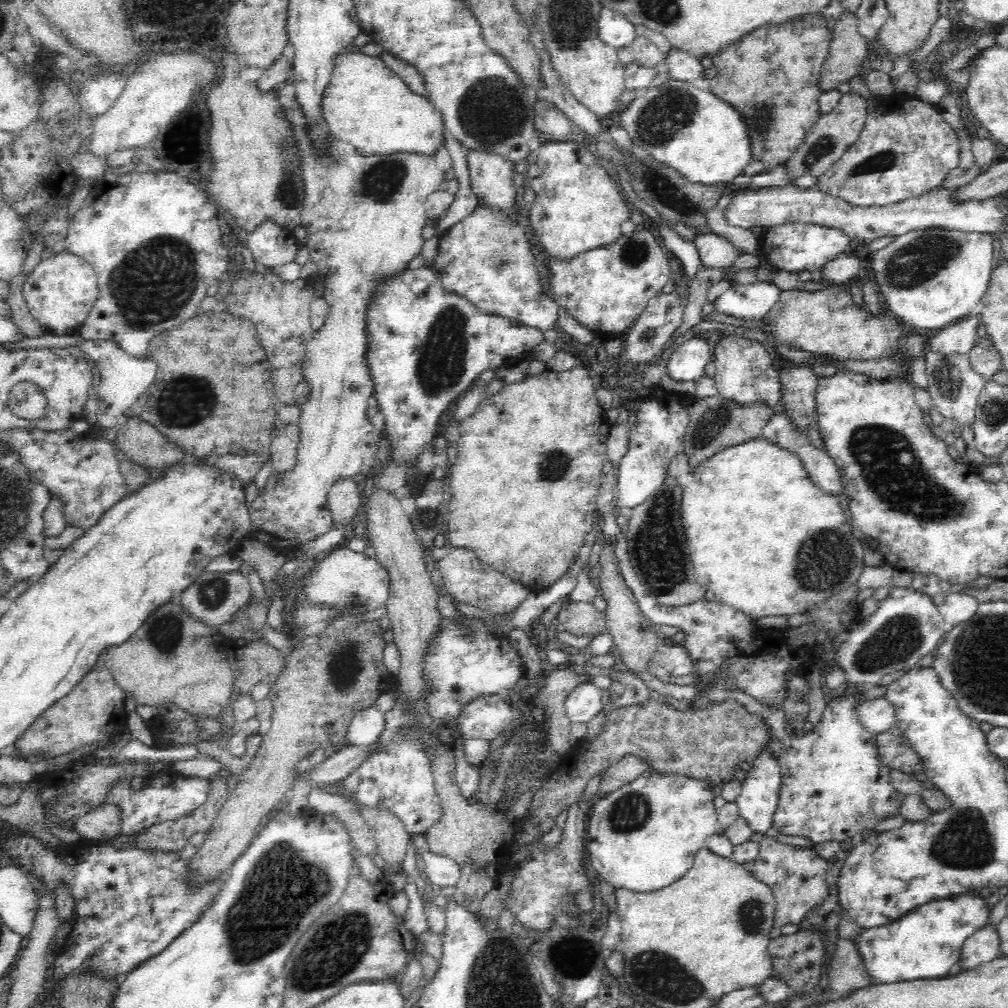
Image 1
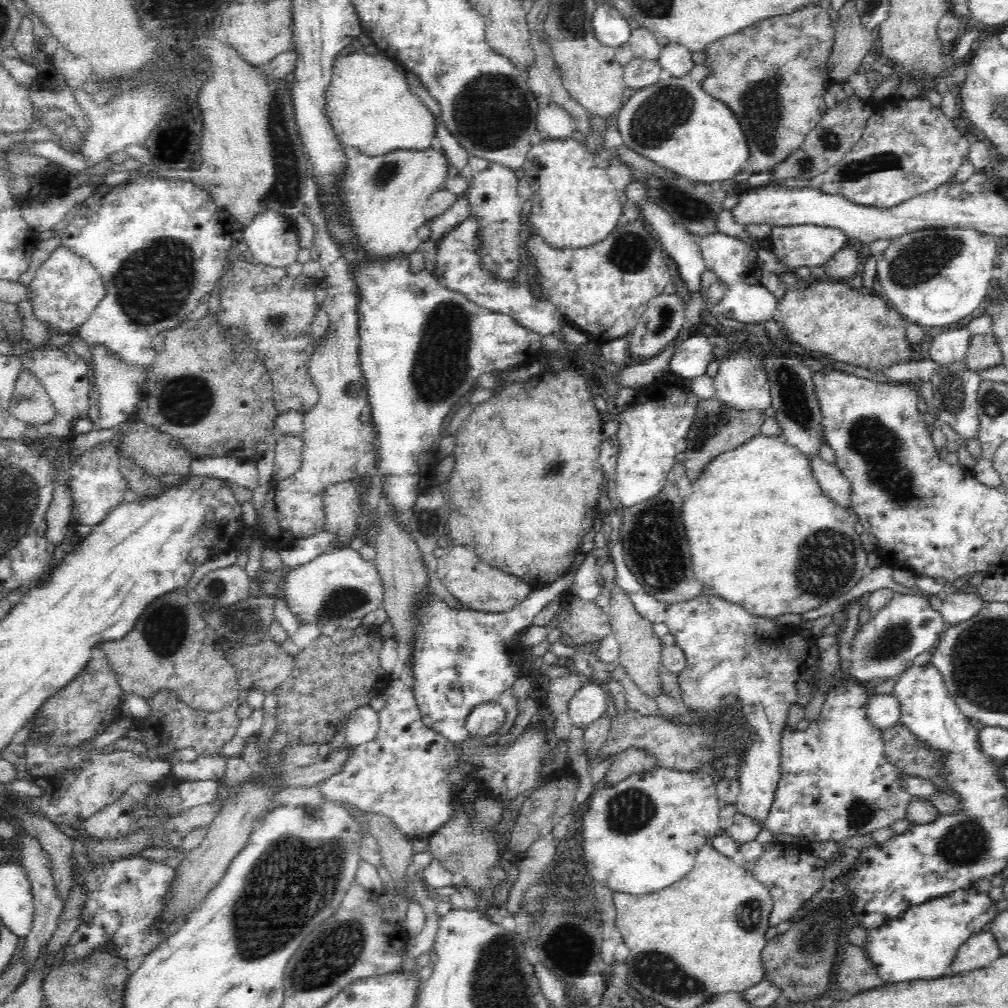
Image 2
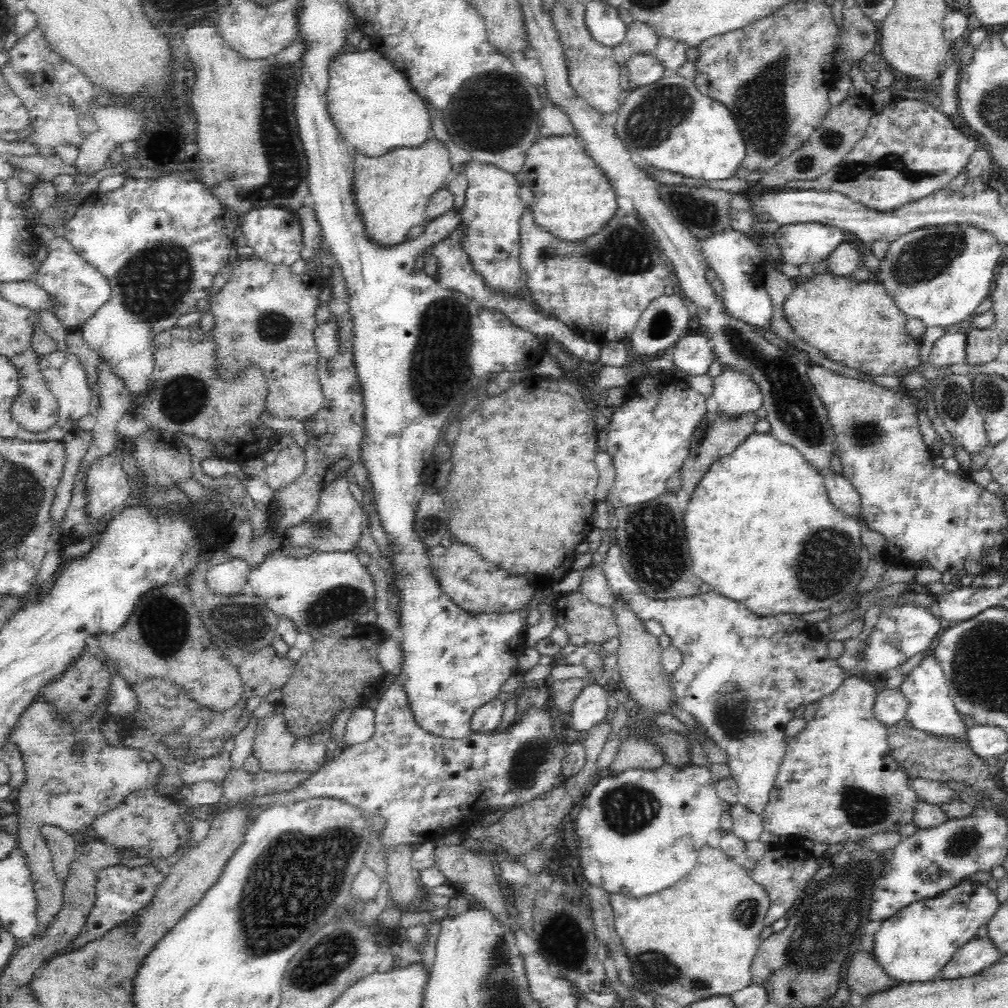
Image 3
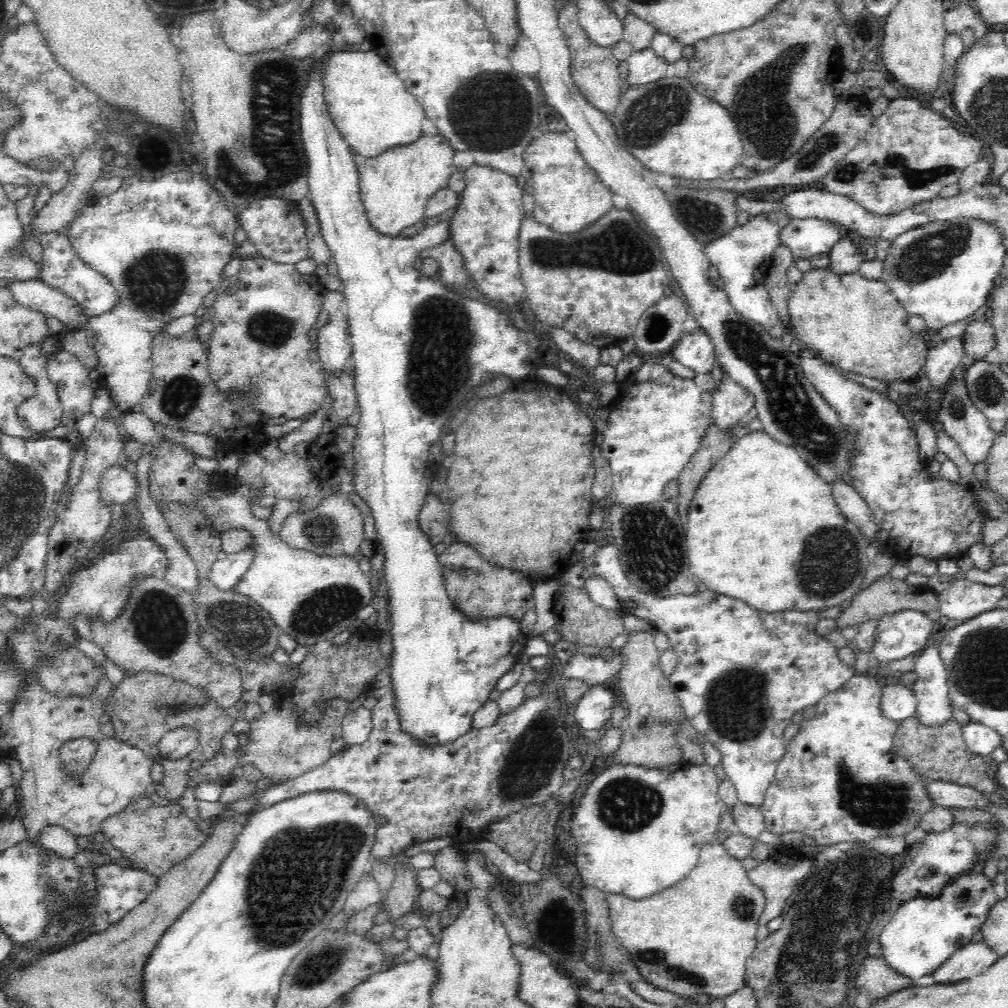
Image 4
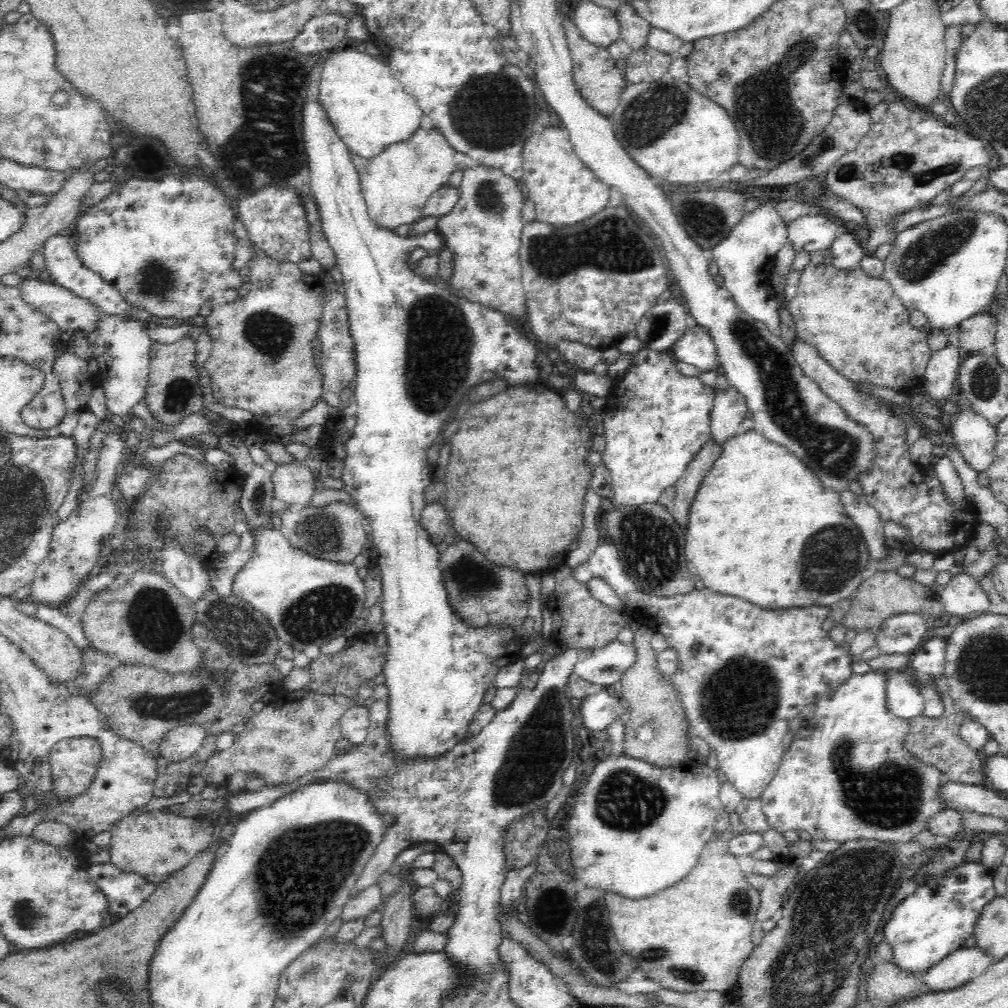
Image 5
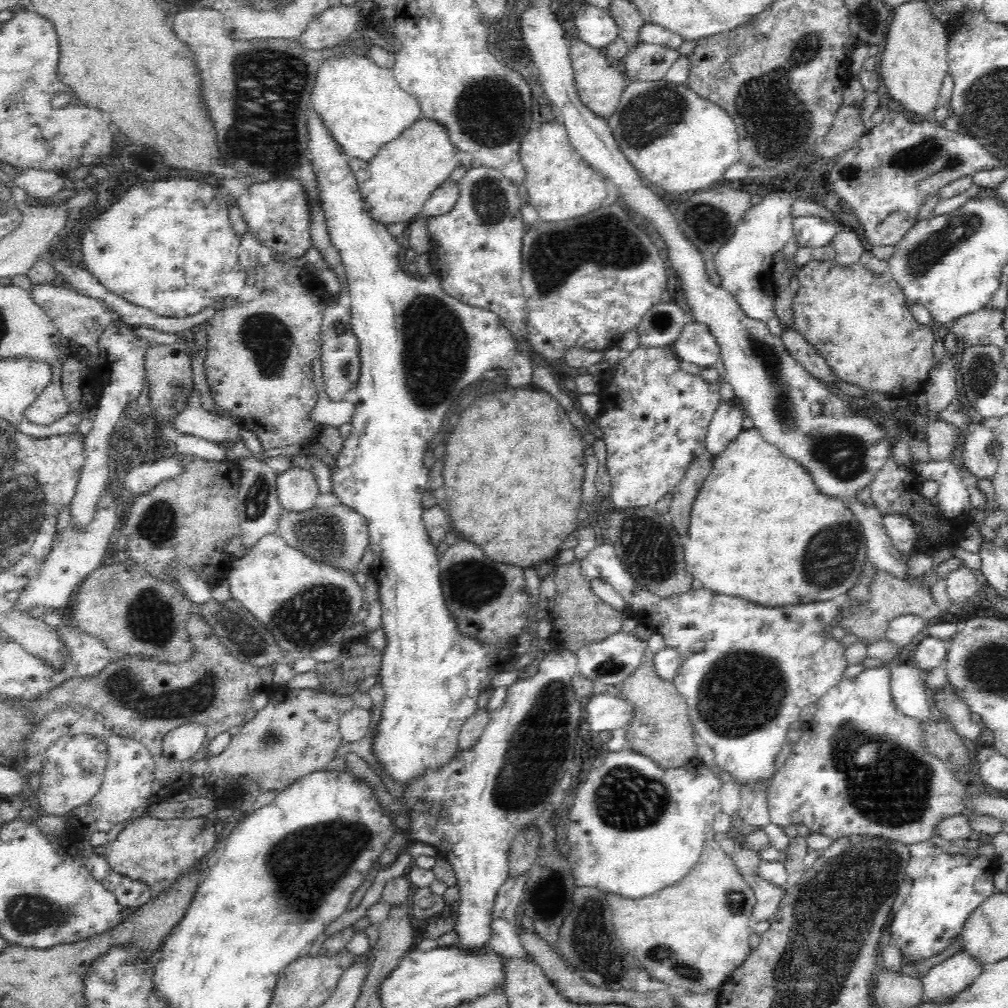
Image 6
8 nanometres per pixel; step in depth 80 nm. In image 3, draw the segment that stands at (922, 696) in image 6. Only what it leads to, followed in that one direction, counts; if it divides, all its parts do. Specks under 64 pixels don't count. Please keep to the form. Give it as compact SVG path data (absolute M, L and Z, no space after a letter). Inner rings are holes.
M885 689L877 693L873 704L874 718L884 727L891 727L904 719L905 696L898 689Z

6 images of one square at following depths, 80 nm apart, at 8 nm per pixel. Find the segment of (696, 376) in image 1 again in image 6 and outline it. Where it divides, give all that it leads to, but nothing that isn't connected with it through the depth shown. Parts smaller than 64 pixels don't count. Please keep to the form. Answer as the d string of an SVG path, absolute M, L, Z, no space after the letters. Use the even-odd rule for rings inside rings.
M686 323L680 336L672 344L678 360L696 364L700 368L710 368L720 359L716 339L705 324Z

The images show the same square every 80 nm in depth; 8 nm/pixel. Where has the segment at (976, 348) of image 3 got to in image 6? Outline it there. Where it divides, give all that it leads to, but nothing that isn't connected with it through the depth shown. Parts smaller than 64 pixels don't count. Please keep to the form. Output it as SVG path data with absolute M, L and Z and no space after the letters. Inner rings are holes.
M982 308L958 318L951 328L951 332L956 334L958 342L964 347L988 346L990 345L990 334L996 328L1002 327L1004 322L1004 312L998 308Z

